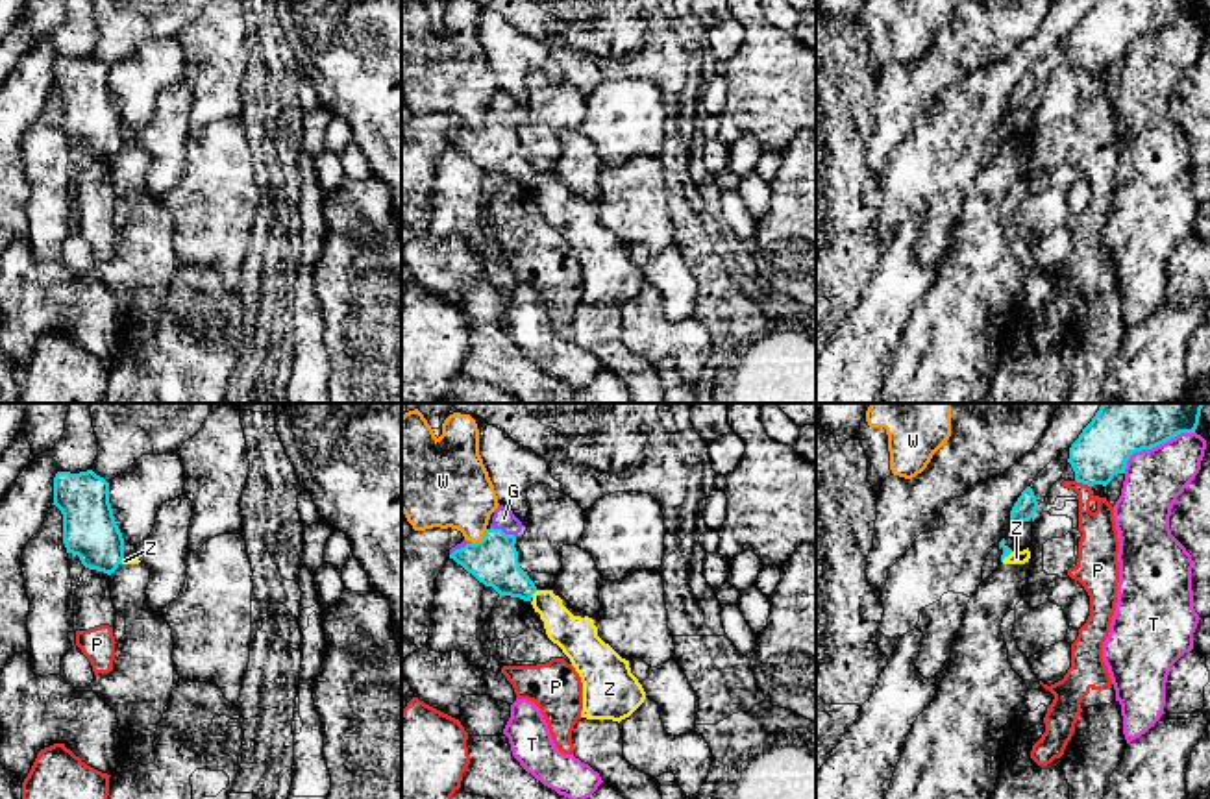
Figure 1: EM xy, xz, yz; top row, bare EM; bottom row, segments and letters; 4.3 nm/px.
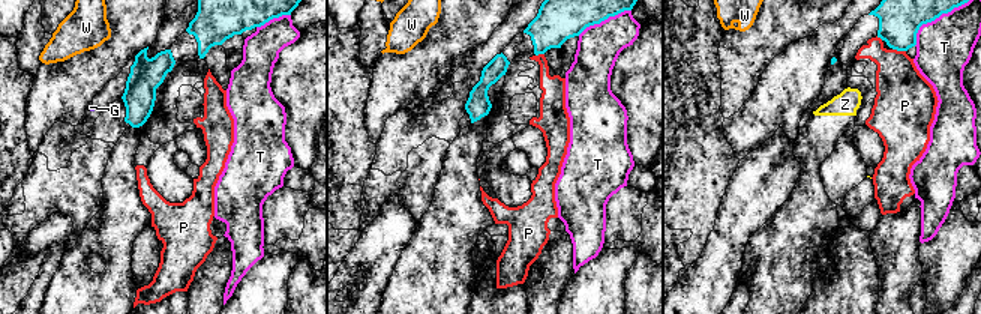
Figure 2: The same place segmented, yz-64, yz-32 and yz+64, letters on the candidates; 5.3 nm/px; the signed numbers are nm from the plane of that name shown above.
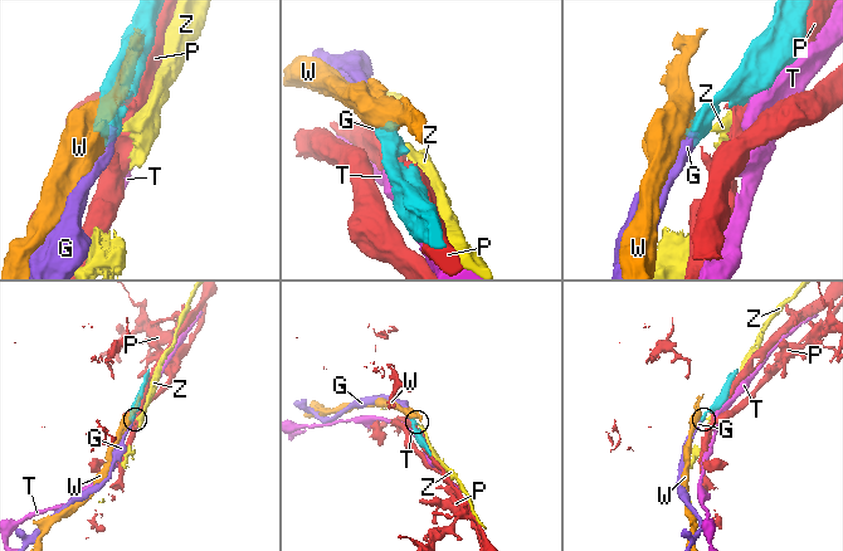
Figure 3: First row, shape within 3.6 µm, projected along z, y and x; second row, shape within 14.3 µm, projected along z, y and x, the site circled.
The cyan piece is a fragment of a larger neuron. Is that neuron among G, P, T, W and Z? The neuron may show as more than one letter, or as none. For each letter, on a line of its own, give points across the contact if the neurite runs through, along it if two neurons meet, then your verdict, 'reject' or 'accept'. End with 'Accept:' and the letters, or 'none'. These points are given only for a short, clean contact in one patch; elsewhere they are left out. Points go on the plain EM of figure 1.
G: way xz (493, 147), (502, 117), (504, 104); accept
P: reject
T: reject
W: border xz (487, 115), (472, 130); reject
Z: border xz (537, 176), (531, 182); reject
Accept: G

